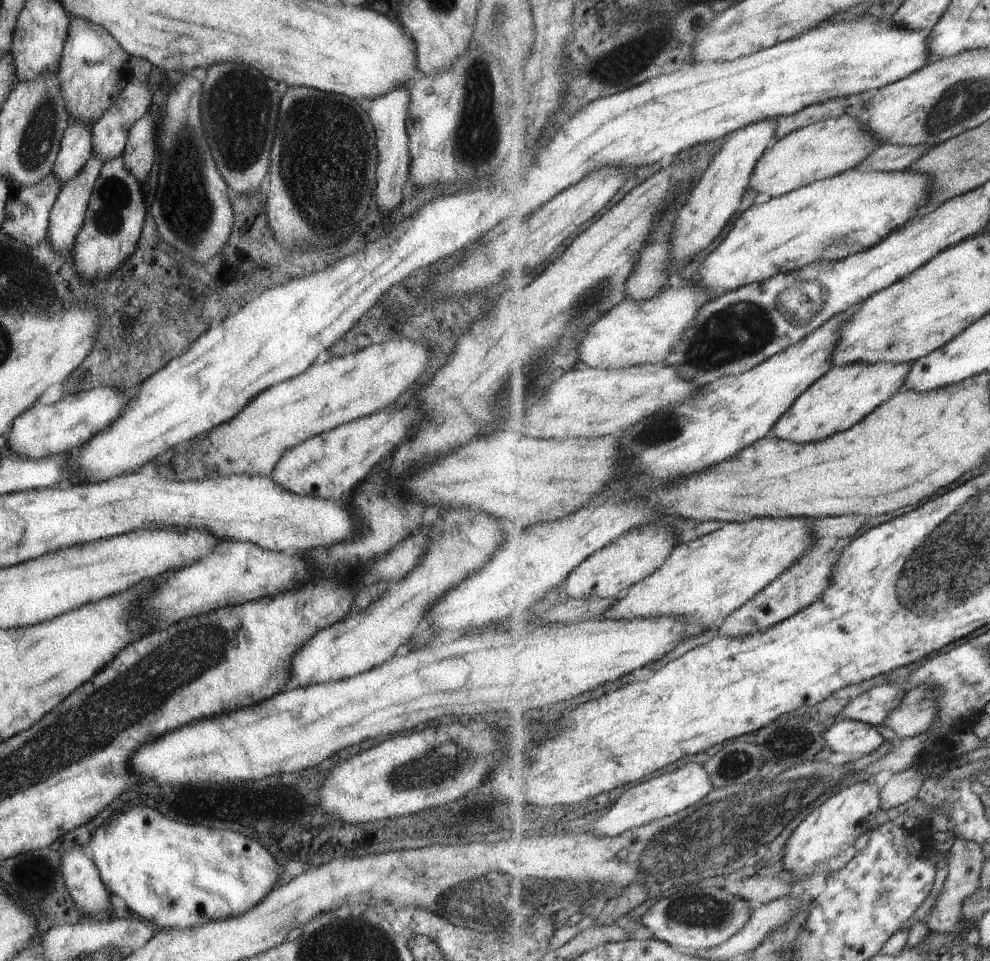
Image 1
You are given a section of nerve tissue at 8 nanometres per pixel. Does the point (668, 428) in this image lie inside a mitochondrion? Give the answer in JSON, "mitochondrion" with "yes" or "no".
{"mitochondrion":"yes"}

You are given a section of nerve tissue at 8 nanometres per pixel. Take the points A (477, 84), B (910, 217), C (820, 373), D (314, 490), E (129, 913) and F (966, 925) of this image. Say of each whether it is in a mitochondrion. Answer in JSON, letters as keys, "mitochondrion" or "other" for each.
{"A":"mitochondrion","B":"other","C":"other","D":"other","E":"other","F":"other"}

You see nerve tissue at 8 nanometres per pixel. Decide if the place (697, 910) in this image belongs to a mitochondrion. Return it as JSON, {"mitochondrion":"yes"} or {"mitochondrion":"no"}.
{"mitochondrion":"yes"}

